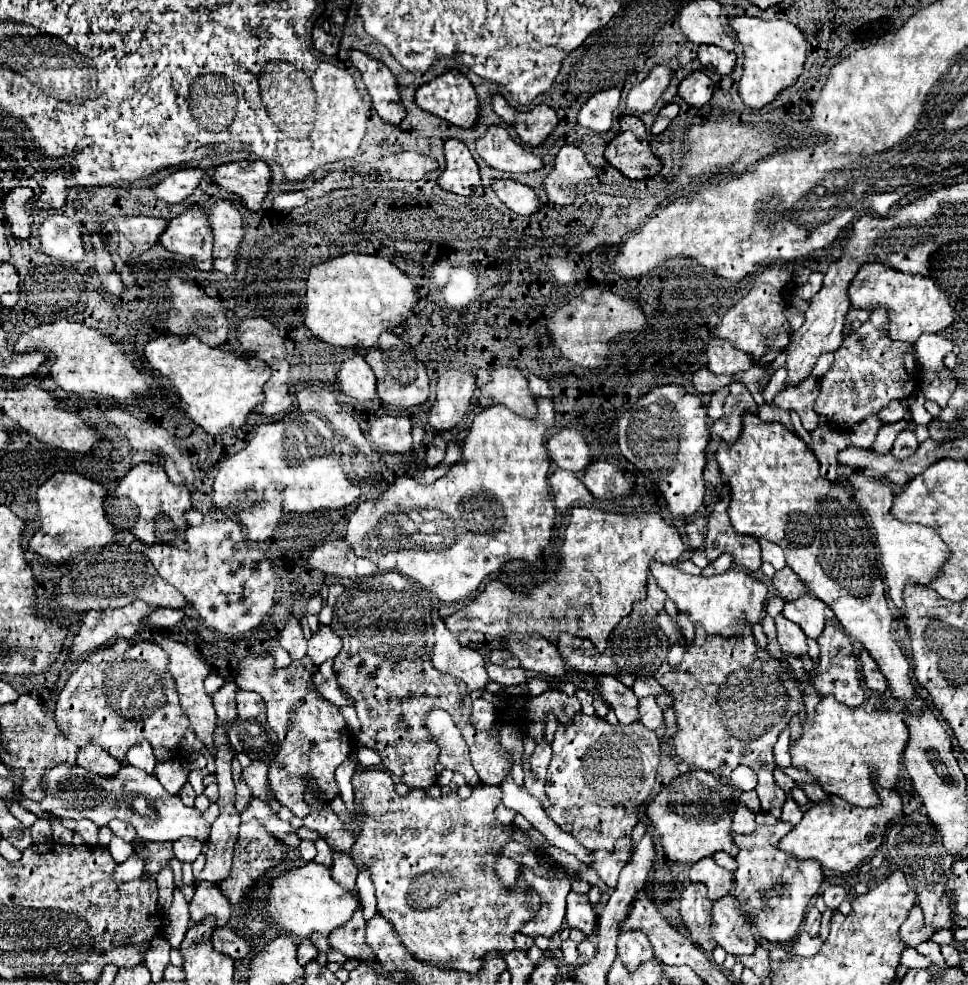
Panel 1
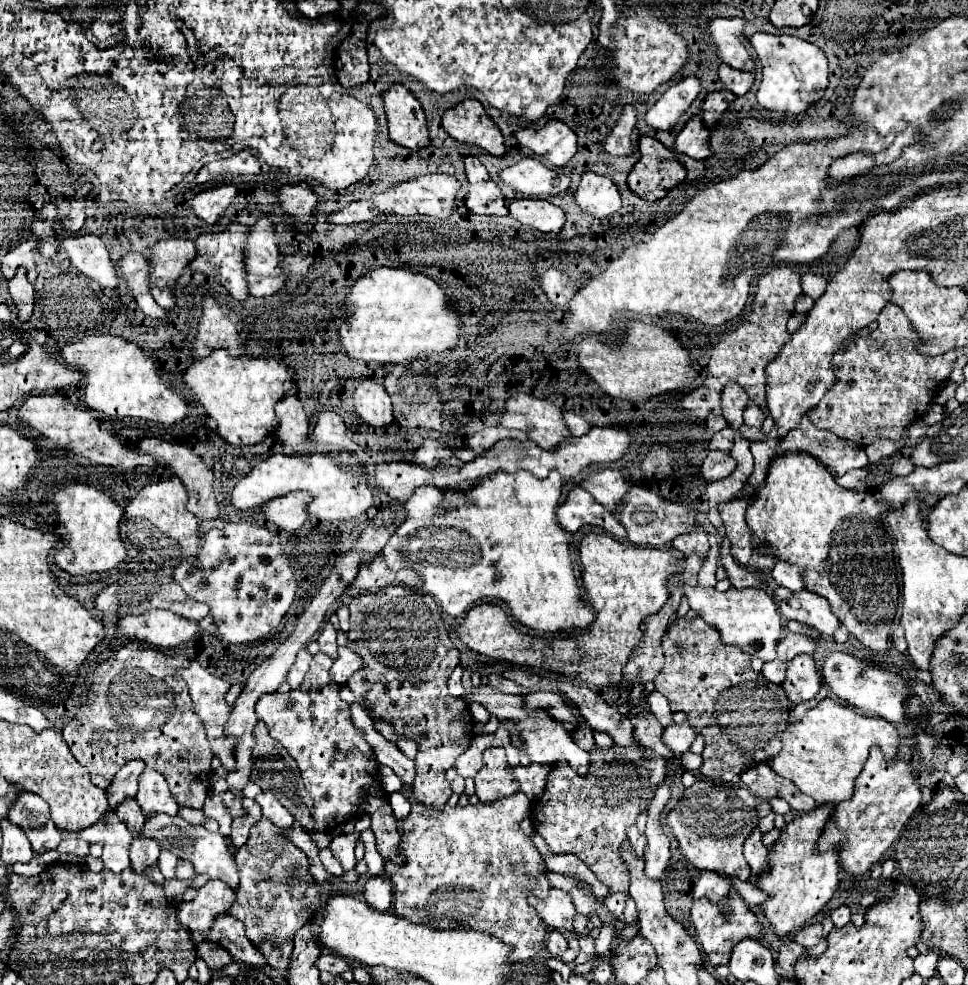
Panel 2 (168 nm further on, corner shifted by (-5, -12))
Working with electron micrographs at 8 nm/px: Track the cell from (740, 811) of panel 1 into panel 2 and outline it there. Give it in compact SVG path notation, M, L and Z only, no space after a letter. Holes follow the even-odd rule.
M758 828L752 830L752 834L744 842L744 858L750 864L754 874L764 870L764 866L766 866L766 848L762 844L762 834L760 834Z

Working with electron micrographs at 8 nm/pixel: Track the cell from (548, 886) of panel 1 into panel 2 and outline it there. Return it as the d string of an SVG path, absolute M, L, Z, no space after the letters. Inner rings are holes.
M552 930L552 932L548 932L548 940L546 940L544 948L546 948L554 958L558 958L558 956L568 948L568 942L566 942L566 938L564 938L558 930Z

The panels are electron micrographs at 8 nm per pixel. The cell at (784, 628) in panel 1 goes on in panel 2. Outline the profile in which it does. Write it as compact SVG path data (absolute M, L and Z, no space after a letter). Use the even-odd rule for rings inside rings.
M798 654L796 658L792 658L786 670L786 682L782 686L790 702L794 704L814 698L820 688L820 676L814 658L806 654Z

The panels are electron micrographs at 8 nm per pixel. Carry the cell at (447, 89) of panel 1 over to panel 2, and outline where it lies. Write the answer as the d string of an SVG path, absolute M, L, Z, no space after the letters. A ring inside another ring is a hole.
M466 98L442 114L442 128L458 142L476 144L492 156L504 156L504 138L476 98Z

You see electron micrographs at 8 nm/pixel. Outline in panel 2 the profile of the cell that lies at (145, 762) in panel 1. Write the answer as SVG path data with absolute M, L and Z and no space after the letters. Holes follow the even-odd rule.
M130 760L120 768L120 772L114 776L110 788L108 788L108 810L114 810L114 806L124 796L136 796L138 792L138 776L146 770L144 760Z

